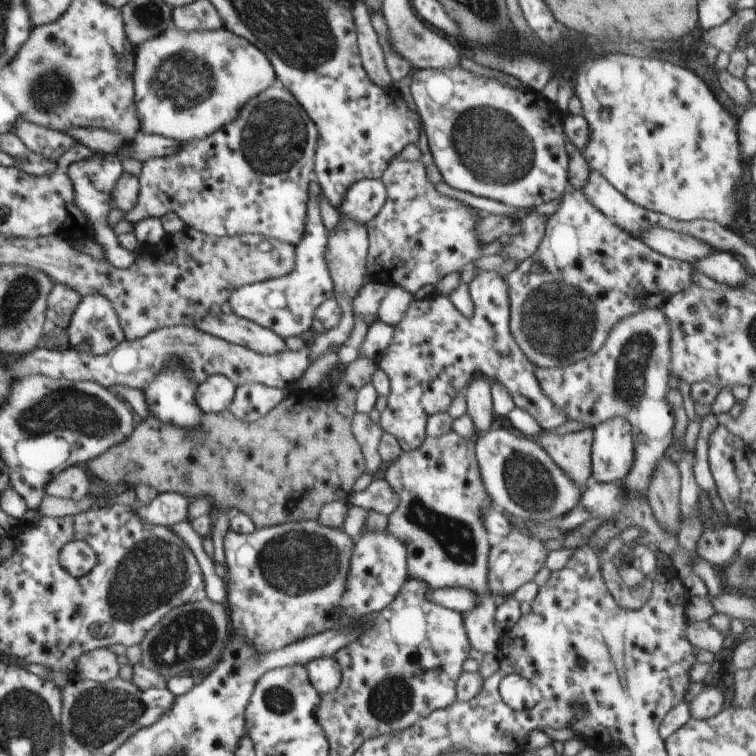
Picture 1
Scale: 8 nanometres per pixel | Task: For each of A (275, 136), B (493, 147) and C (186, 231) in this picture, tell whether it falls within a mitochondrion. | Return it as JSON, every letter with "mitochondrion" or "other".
{"A":"mitochondrion","B":"mitochondrion","C":"other"}

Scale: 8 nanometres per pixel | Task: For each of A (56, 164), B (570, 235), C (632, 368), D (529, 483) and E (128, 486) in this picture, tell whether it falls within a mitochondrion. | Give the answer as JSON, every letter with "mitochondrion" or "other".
{"A":"other","B":"other","C":"mitochondrion","D":"mitochondrion","E":"other"}

